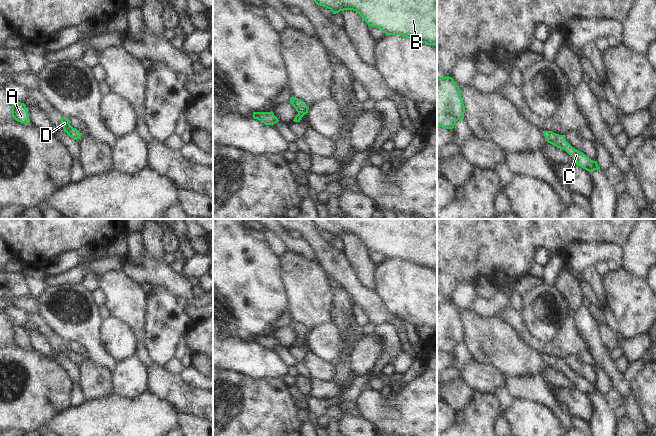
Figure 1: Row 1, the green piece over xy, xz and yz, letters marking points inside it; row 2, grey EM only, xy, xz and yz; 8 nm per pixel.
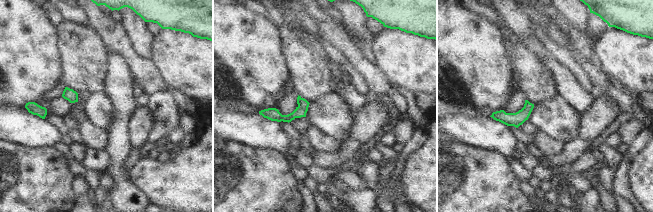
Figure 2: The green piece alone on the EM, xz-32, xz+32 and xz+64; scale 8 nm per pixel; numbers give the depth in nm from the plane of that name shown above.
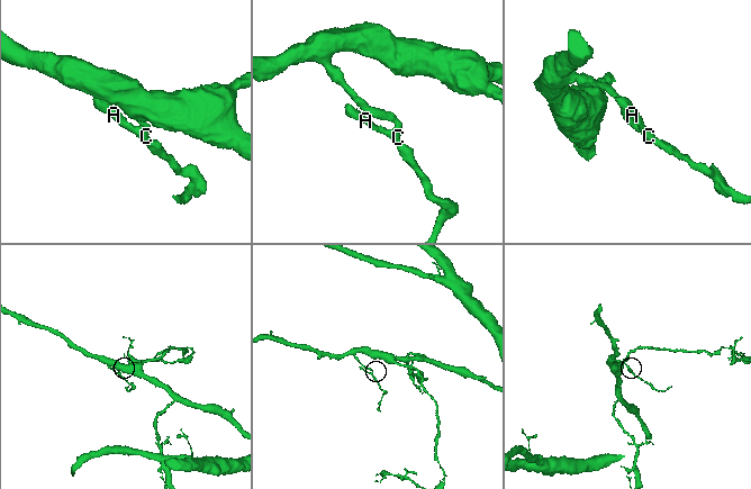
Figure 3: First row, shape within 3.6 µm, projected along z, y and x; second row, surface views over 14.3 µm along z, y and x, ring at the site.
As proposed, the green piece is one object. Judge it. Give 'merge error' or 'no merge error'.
no merge error

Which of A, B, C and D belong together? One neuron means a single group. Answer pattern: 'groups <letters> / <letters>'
groups A B C D

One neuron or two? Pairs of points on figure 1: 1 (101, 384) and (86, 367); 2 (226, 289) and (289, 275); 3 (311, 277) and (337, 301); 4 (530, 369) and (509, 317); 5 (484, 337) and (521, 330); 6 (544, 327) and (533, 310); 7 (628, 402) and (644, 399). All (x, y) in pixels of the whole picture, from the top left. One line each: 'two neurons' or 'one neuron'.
1: one neuron
2: two neurons
3: two neurons
4: two neurons
5: two neurons
6: one neuron
7: two neurons

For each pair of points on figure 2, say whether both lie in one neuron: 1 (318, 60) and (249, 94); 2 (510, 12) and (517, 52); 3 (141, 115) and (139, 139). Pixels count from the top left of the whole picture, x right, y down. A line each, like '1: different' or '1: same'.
1: different
2: different
3: same

